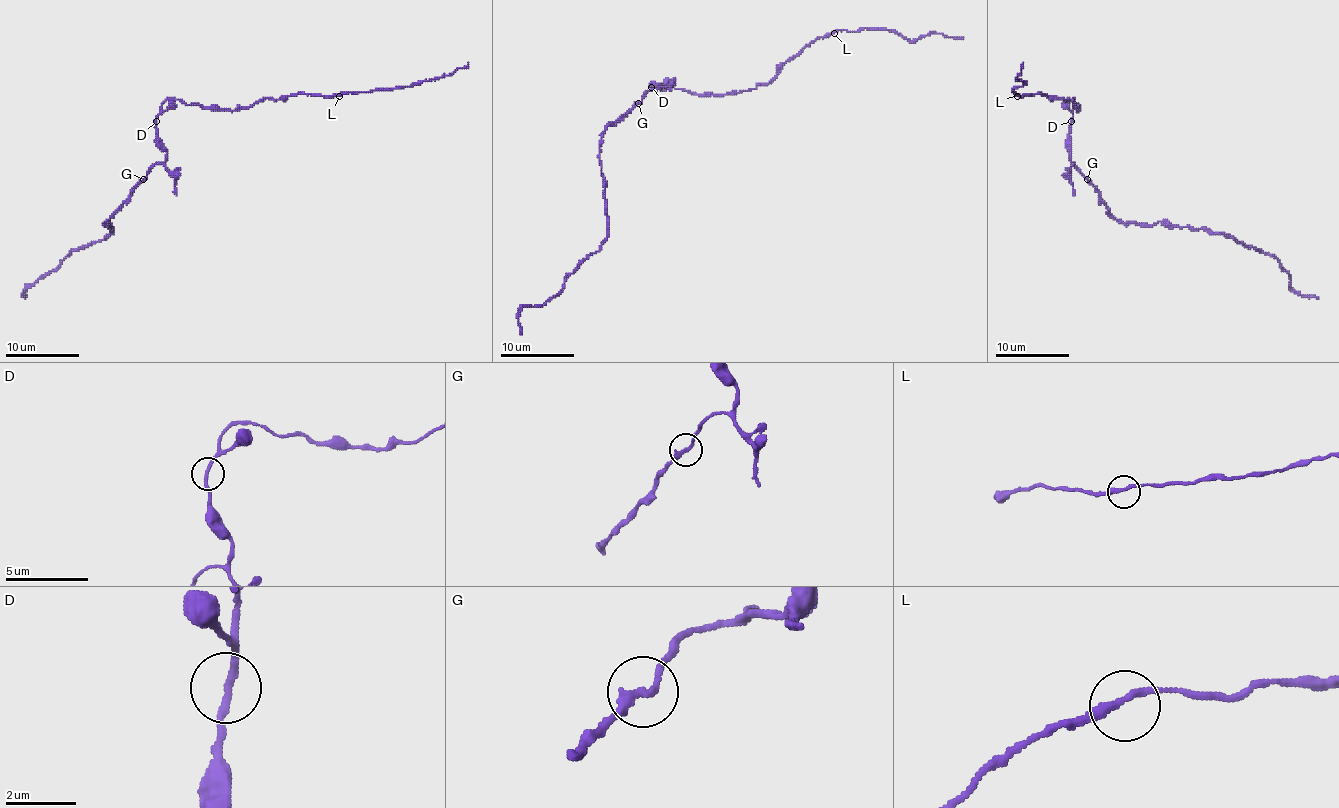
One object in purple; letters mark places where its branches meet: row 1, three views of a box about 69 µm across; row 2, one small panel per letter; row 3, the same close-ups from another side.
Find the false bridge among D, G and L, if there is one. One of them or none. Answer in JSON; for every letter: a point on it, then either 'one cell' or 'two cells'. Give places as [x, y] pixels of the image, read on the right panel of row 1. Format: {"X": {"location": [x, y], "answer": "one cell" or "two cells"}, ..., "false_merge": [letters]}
{"D": {"location": [1071, 121], "answer": "one cell"}, "G": {"location": [1087, 179], "answer": "two cells"}, "L": {"location": [1017, 96], "answer": "one cell"}, "false_merge": ["G"]}

